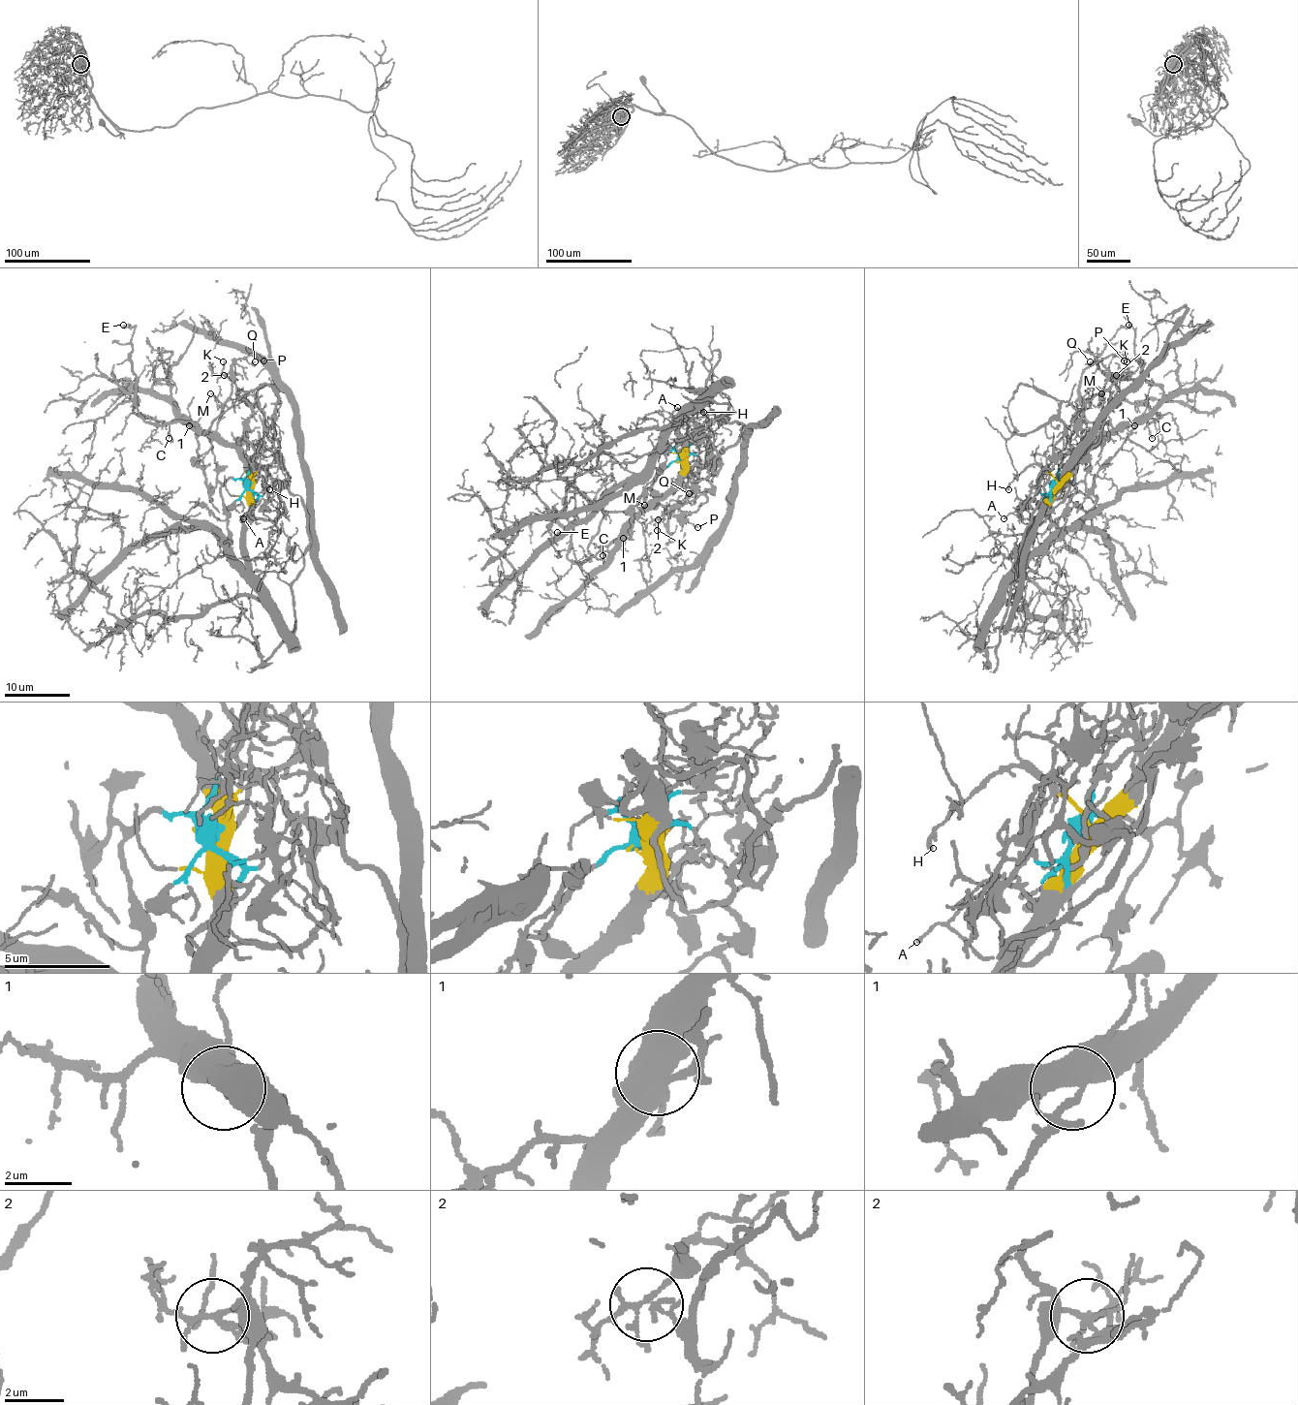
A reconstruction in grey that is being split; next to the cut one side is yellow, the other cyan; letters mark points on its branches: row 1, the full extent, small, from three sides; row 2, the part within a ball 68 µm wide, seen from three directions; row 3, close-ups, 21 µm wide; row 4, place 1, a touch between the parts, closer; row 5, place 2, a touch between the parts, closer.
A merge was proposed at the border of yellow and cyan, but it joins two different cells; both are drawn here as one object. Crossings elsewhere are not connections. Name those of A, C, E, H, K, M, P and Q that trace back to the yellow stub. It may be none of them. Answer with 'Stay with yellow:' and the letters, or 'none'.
Stay with yellow: A, C, E, H, K, M, P, Q

